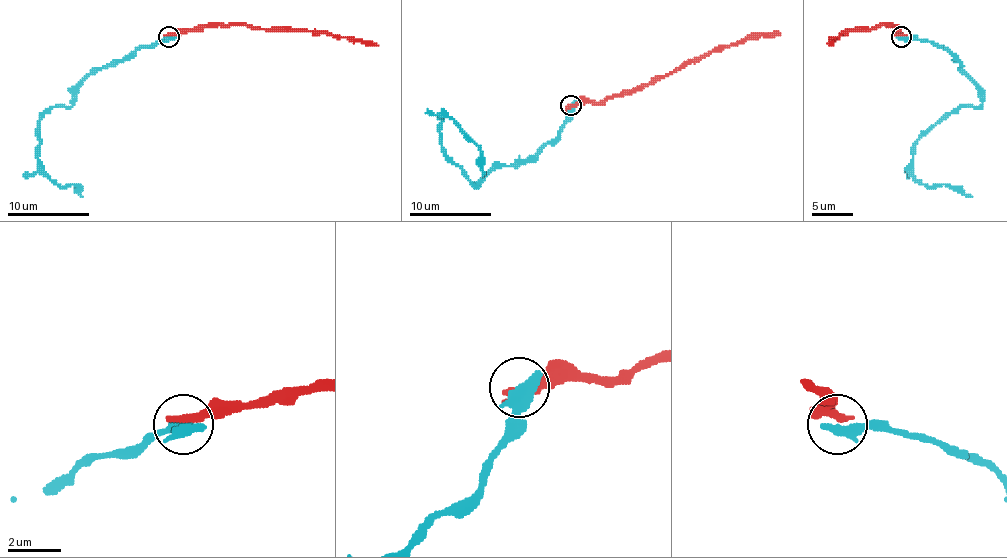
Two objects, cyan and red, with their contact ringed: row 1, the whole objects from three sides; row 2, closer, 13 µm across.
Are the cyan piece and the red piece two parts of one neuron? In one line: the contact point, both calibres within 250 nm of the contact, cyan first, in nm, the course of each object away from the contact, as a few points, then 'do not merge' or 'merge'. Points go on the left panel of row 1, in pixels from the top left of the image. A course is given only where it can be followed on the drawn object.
(168, 37) | 600/400 nm | cyan via (168, 37), (94, 70), (70, 106), (52, 106), (39, 119), (37, 166), (62, 186), (76, 184), (80, 196) | red via (168, 35), (201, 31), (213, 25), (239, 25), (311, 31), (378, 45) | do not merge

